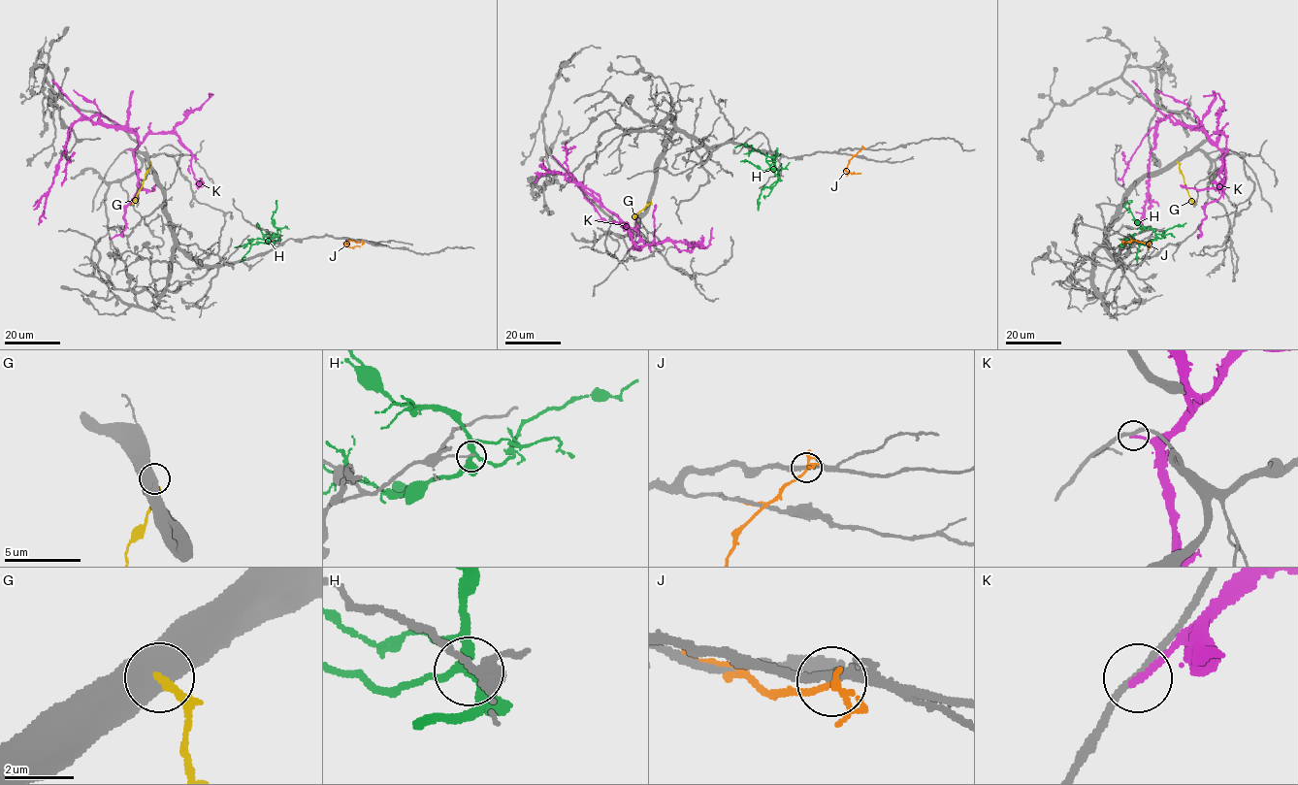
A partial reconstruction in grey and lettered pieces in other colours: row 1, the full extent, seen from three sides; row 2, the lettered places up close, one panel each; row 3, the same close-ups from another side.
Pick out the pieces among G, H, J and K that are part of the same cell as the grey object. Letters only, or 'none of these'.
none of these

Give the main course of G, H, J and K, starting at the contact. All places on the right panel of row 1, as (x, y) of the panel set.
G: (1177, 161), (1194, 204)
H: (1155, 237), (1143, 243), (1124, 239), (1119, 245), (1122, 247)
J: (1124, 241), (1137, 241), (1150, 246)
K: (1226, 149), (1220, 149), (1201, 129), (1175, 123), (1166, 116), (1161, 120), (1150, 152), (1148, 195), (1142, 224)

